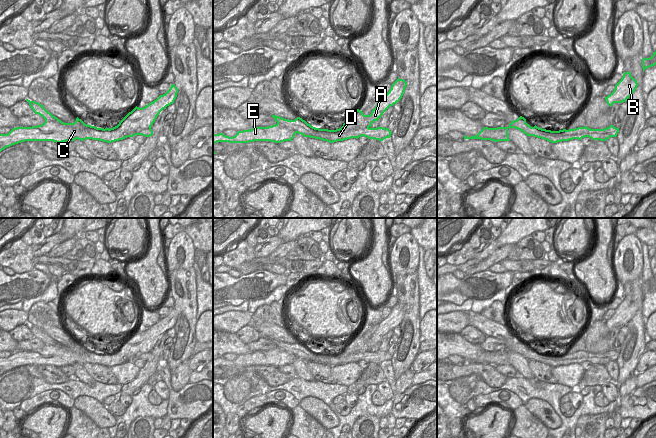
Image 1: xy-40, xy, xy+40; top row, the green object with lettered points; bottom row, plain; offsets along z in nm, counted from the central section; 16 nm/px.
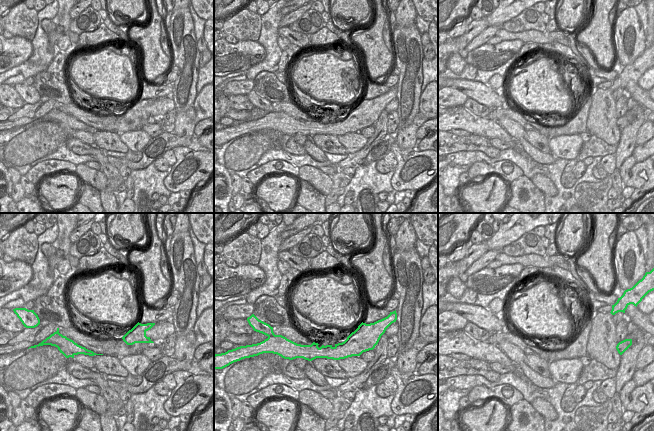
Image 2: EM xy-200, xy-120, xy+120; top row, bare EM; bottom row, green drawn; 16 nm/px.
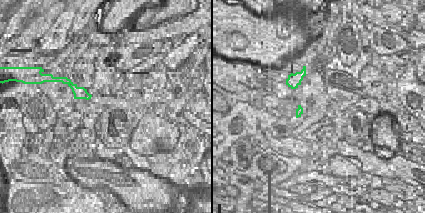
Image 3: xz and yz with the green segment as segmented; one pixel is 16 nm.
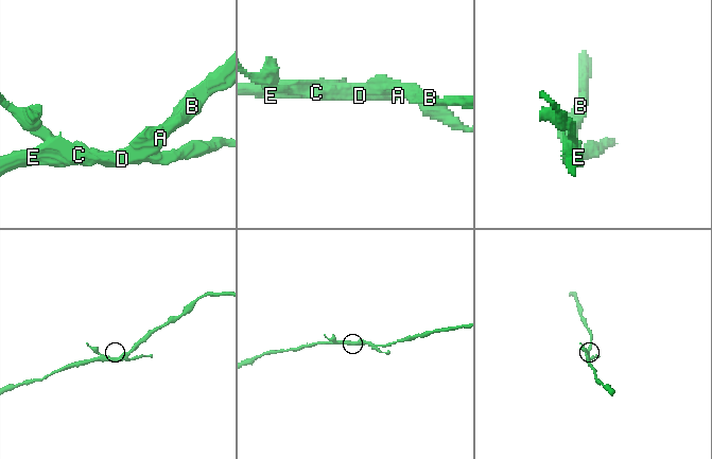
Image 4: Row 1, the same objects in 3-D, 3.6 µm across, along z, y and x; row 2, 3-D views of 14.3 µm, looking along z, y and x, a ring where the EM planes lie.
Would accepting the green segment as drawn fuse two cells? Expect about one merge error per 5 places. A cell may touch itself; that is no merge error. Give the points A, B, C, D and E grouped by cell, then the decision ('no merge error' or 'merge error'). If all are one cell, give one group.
A B C D E; no merge error

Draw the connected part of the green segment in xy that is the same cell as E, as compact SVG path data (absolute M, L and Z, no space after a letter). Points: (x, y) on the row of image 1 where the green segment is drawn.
M398 79L392 84L391 89L386 95L381 96L376 107L370 115L364 115L357 109L343 124L336 130L319 129L311 126L305 120L297 117L295 120L288 120L282 117L271 115L277 122L275 125L268 127L254 127L250 130L238 131L233 137L223 133L213 134L213 144L217 142L229 143L249 143L254 141L270 141L281 143L292 141L295 134L301 134L304 137L320 139L330 143L343 141L351 138L358 139L361 136L368 139L383 141L390 138L392 132L386 127L372 128L372 124L378 121L383 113L390 107L400 101L402 98L407 82Z

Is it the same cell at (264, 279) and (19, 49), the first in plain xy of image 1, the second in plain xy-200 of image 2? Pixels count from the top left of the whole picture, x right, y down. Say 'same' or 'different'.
same

